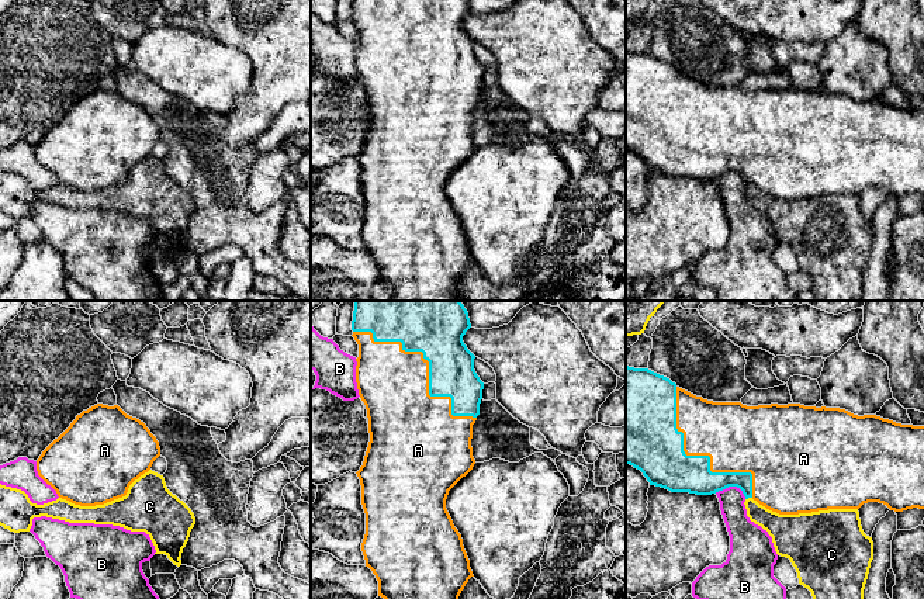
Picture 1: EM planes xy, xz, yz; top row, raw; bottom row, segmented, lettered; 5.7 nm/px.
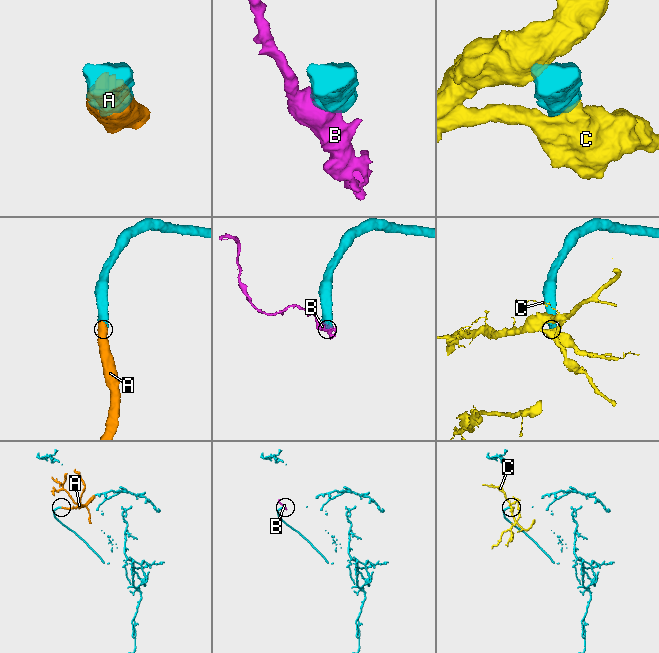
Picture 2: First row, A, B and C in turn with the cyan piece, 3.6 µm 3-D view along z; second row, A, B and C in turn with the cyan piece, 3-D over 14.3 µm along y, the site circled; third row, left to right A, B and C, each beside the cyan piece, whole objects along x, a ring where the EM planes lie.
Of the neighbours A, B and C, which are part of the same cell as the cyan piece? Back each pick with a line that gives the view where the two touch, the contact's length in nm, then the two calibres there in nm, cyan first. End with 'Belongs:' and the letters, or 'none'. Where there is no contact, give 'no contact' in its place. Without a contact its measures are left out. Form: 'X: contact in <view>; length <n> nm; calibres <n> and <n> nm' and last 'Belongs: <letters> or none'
A: contact in xz; length 850 nm; calibres 360 and 400 nm
Belongs: A

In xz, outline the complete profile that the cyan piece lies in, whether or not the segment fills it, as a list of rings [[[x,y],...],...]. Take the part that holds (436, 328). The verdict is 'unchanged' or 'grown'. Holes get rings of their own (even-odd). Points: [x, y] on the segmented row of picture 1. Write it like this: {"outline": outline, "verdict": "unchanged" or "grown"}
{"outline": [[[354,301],[352,330],[359,344],[356,359],[356,382],[361,401],[367,409],[370,442],[363,465],[356,472],[361,485],[361,505],[366,513],[366,534],[361,551],[368,567],[378,581],[378,596],[384,599],[458,599],[473,575],[463,539],[454,527],[446,509],[449,491],[474,467],[473,425],[480,415],[484,382],[474,370],[475,356],[467,349],[463,336],[471,328],[468,312],[460,301]]], "verdict": "grown"}

